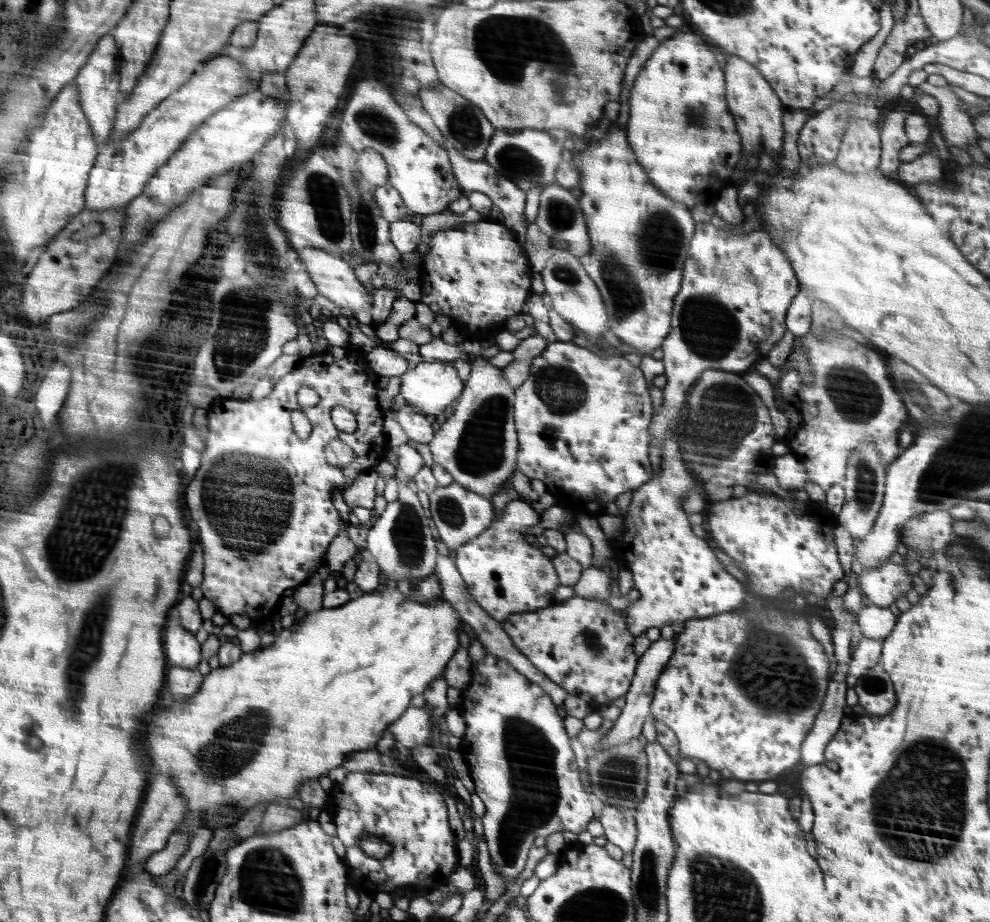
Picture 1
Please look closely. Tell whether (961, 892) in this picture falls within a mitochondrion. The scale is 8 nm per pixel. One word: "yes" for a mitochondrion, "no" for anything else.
no

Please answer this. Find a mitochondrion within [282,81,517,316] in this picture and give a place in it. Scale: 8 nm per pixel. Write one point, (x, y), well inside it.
(325, 192)

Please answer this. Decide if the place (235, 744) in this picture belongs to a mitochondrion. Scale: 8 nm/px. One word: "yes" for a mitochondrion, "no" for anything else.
yes

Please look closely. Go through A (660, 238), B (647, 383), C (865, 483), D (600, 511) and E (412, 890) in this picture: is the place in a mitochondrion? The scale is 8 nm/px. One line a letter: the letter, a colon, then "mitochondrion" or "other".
A: mitochondrion
B: other
C: mitochondrion
D: other
E: other

